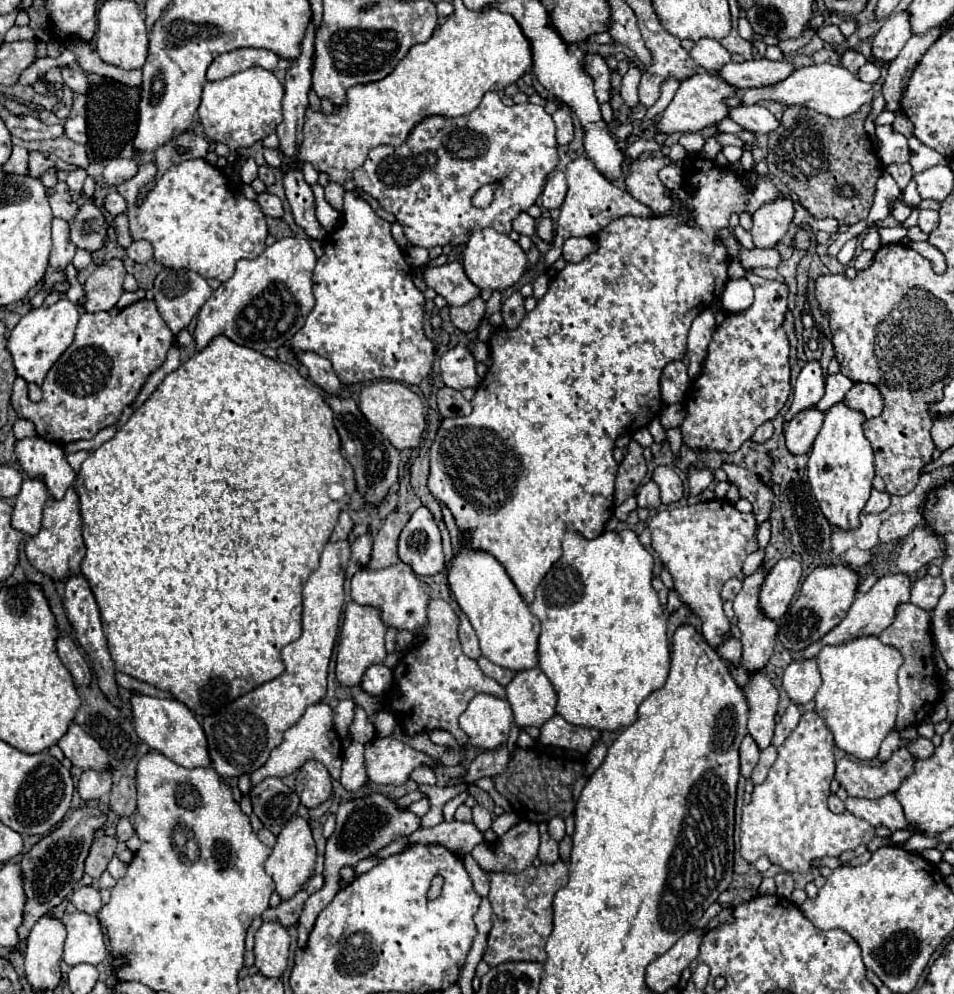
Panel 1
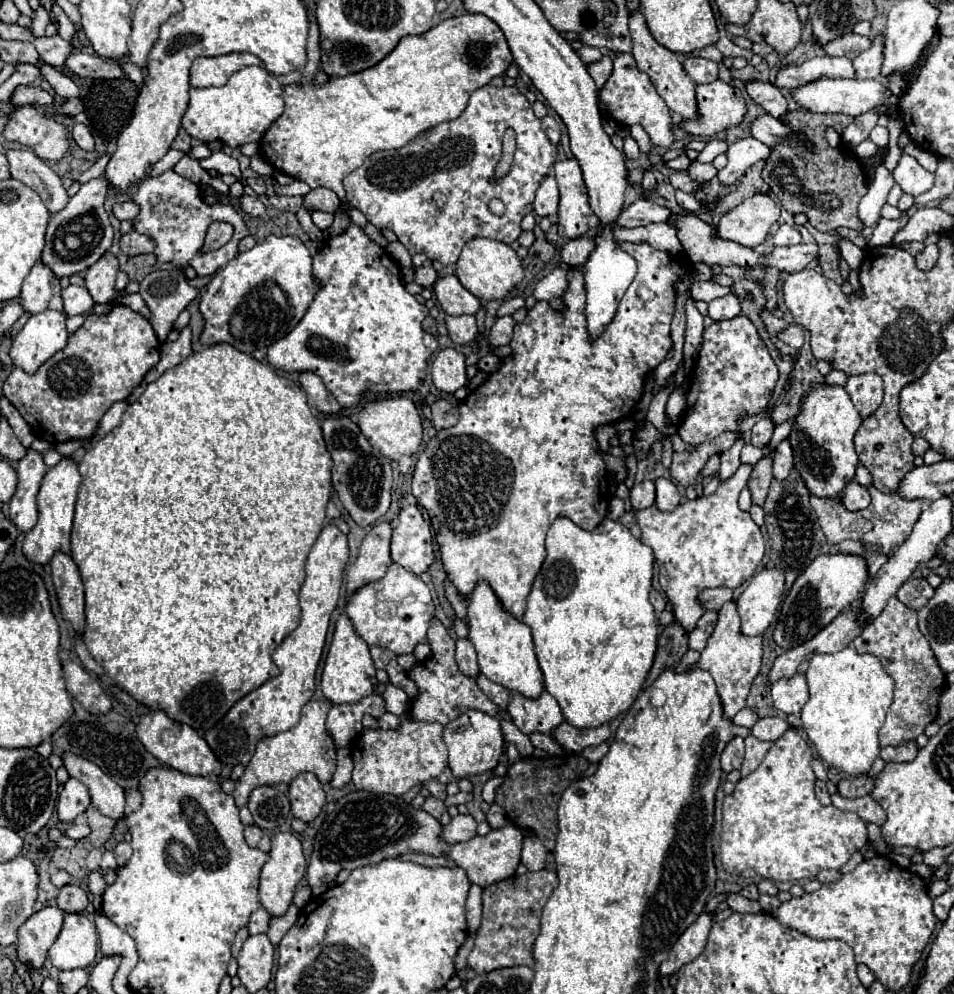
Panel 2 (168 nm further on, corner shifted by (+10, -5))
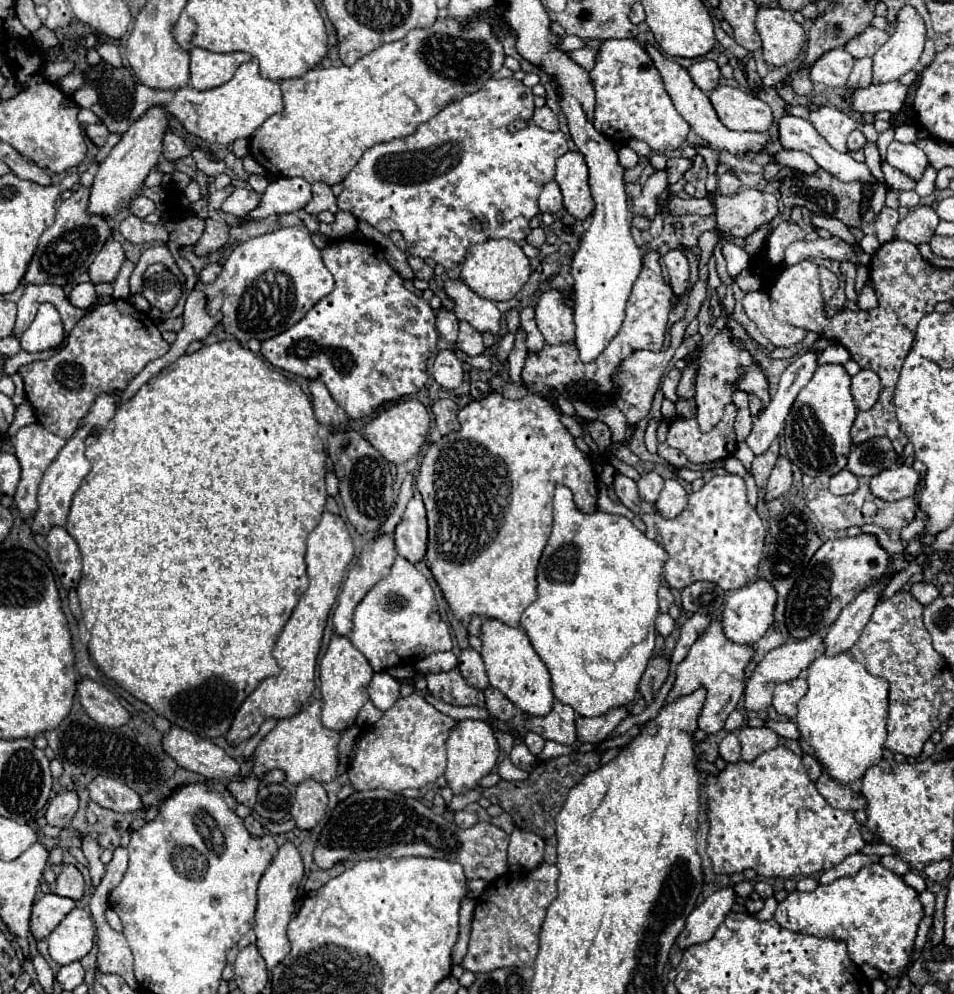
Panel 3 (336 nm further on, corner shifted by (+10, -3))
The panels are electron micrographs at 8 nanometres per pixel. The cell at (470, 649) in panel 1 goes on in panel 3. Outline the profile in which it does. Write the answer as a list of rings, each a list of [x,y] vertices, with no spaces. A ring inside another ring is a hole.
[[[466,649],[462,651],[462,655],[458,657],[458,669],[462,673],[462,677],[466,679],[466,683],[474,689],[488,689],[490,683],[488,683],[488,675],[486,675],[486,669],[484,669],[484,661],[480,657],[480,653],[476,653],[474,649]]]

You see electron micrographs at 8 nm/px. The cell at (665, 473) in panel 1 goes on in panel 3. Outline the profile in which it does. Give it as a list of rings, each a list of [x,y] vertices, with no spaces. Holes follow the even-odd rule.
[[[666,479],[666,485],[664,485],[658,501],[654,503],[654,507],[664,519],[674,519],[686,509],[686,503],[688,503],[688,493],[680,485],[680,481]]]

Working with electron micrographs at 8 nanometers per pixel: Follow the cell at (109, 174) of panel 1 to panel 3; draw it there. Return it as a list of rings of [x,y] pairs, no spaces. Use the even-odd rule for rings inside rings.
[[[80,185],[72,193],[72,197],[68,197],[66,201],[60,203],[58,213],[56,213],[56,221],[40,237],[38,253],[34,253],[34,257],[28,265],[28,271],[24,275],[24,283],[38,283],[38,285],[50,283],[50,285],[64,287],[64,285],[74,283],[74,279],[78,279],[82,273],[86,273],[86,269],[94,261],[96,253],[100,253],[100,249],[104,247],[104,243],[110,237],[110,227],[108,227],[106,219],[86,213],[88,197],[90,197],[90,189]],[[36,255],[48,273],[36,273]]]

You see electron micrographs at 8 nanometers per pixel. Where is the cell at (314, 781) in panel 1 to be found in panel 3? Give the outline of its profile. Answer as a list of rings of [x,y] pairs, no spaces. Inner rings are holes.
[[[310,779],[298,785],[290,815],[296,821],[298,829],[314,829],[324,817],[326,807],[328,807],[326,789],[318,781]]]

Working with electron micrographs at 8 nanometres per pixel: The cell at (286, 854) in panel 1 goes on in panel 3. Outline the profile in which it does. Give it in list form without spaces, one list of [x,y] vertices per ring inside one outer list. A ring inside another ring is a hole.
[[[284,843],[278,853],[274,855],[270,867],[264,871],[260,883],[258,883],[258,907],[256,907],[256,947],[260,949],[260,955],[266,961],[266,969],[272,971],[290,951],[290,941],[286,935],[286,927],[292,919],[294,901],[298,897],[298,885],[304,875],[304,863],[298,853],[298,849],[292,843]]]

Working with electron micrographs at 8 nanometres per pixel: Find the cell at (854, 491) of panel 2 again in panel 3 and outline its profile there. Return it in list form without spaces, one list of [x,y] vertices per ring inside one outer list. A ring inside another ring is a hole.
[[[842,469],[840,473],[830,477],[830,491],[834,495],[848,495],[858,489],[858,477],[850,473],[848,469]]]

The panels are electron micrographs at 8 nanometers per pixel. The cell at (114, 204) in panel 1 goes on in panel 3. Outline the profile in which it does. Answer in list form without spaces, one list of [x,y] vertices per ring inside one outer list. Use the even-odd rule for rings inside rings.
[[[144,195],[136,197],[136,199],[130,203],[130,211],[132,211],[136,217],[140,217],[140,219],[144,219],[146,215],[150,215],[154,209],[156,209],[154,203],[152,203],[148,197],[144,197]]]

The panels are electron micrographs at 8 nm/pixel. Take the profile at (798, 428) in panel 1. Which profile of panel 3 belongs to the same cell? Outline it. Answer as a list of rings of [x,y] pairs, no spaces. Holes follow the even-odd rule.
[[[780,457],[772,469],[772,475],[768,479],[768,485],[766,485],[766,495],[764,495],[764,501],[770,503],[774,499],[778,499],[780,495],[788,493],[792,487],[792,469],[790,469],[790,461]]]

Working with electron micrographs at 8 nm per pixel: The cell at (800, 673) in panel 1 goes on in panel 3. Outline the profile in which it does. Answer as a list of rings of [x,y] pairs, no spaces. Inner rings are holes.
[[[802,677],[776,685],[774,701],[772,701],[774,709],[784,717],[794,719],[796,717],[796,705],[804,697],[806,689],[808,689],[808,685],[806,685],[806,679],[802,679]]]

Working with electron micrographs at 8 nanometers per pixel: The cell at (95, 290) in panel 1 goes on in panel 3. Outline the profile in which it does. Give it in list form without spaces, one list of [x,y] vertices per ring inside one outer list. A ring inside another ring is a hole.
[[[112,237],[104,243],[102,251],[96,255],[94,263],[88,267],[88,275],[92,283],[112,283],[122,267],[124,249]]]

